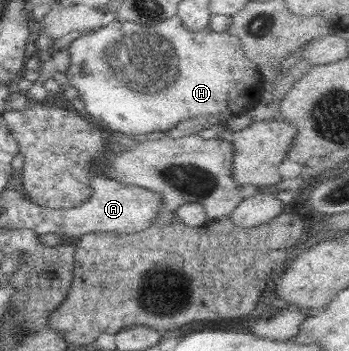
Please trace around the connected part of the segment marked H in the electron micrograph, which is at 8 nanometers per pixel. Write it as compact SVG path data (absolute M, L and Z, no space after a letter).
M173 16L151 26L115 19L115 21L109 23L107 26L98 28L95 31L84 32L80 37L73 40L69 45L69 54L71 54L71 62L67 77L71 83L69 86L75 88L79 93L77 98L81 98L85 106L87 106L87 112L91 116L99 116L99 120L103 120L111 130L123 132L123 134L166 132L175 128L179 122L186 119L193 120L194 117L202 118L203 116L215 114L240 115L254 109L257 104L265 101L264 86L266 84L263 81L263 76L259 74L258 66L245 58L239 38L227 31L222 31L221 33L213 31L209 25L199 31L189 30L178 16Z

